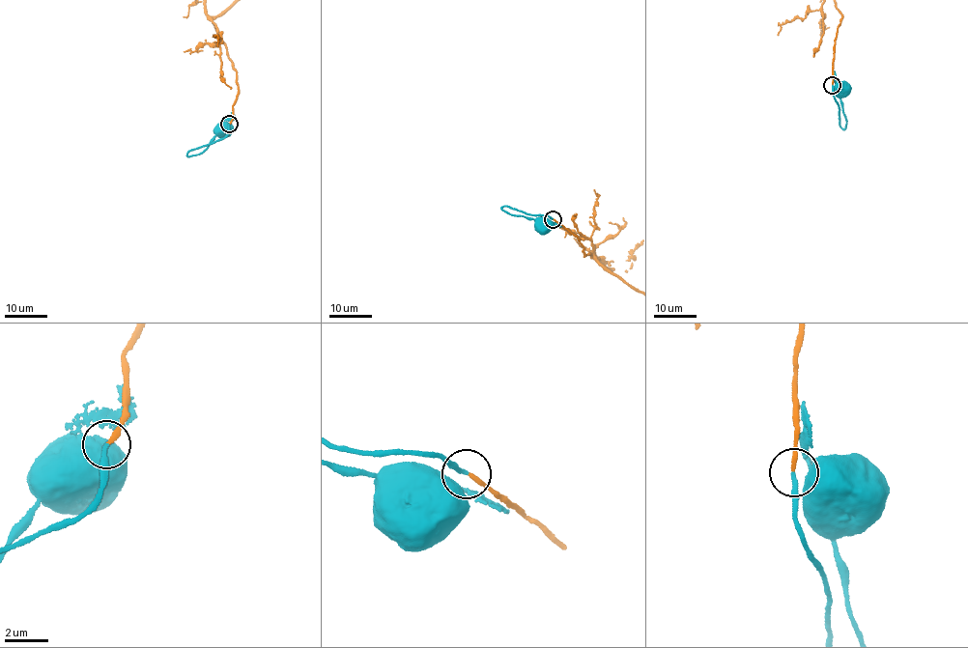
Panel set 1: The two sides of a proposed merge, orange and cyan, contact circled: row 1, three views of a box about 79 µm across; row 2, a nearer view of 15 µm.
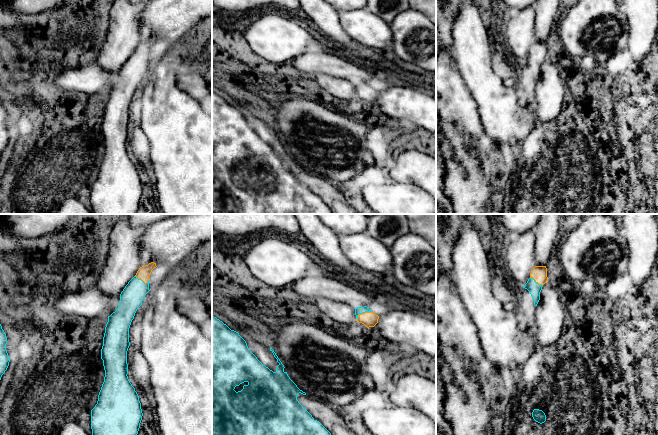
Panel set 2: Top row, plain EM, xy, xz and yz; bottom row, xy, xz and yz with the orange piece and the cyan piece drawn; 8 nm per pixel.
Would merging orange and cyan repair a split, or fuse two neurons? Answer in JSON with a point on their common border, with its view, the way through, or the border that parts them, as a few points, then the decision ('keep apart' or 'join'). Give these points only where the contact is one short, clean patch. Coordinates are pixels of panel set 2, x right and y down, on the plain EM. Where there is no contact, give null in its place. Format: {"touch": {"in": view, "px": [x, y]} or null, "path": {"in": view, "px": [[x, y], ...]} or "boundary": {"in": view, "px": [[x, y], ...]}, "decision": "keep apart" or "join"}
{"touch": {"in": "xz", "px": [363, 89]}, "path": {"in": "xz", "px": [[369, 95], [363, 89], [359, 86]]}, "decision": "join"}

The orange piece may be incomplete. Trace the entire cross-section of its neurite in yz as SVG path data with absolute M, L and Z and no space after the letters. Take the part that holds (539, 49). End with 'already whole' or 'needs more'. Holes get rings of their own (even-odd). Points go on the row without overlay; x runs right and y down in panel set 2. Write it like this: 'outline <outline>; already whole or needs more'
outline M535 42L531 47L530 54L523 64L531 70L534 81L537 82L540 76L540 68L545 59L548 58L546 42Z; needs more

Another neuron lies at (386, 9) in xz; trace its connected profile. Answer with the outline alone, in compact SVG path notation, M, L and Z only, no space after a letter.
M367 0L366 9L391 23L404 10L410 8L409 0Z

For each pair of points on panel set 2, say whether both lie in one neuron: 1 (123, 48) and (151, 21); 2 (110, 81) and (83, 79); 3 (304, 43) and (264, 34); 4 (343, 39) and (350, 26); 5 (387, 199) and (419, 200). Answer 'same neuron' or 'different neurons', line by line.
1: different neurons
2: same neuron
3: same neuron
4: different neurons
5: same neuron

